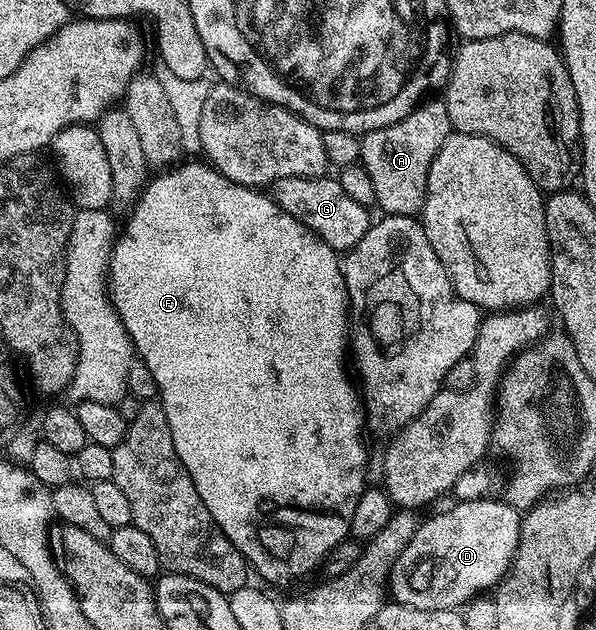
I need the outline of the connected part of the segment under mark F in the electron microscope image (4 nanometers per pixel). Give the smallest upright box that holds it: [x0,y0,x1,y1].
[109,162,367,584]

